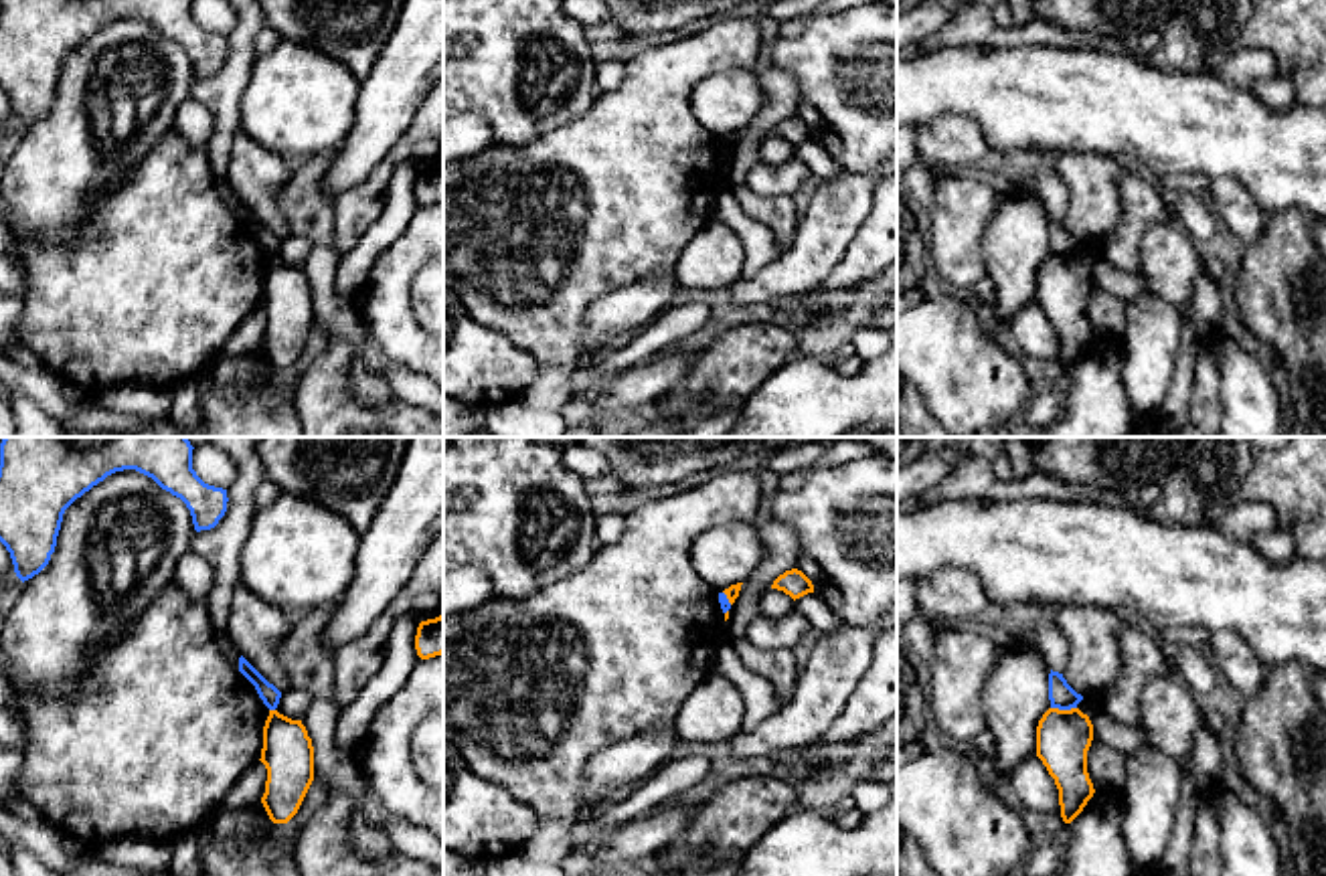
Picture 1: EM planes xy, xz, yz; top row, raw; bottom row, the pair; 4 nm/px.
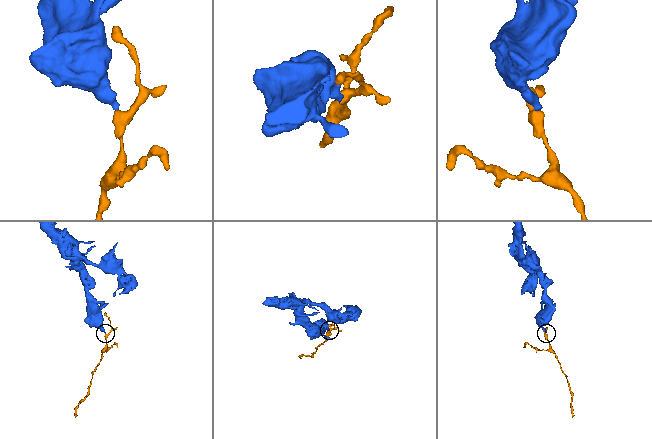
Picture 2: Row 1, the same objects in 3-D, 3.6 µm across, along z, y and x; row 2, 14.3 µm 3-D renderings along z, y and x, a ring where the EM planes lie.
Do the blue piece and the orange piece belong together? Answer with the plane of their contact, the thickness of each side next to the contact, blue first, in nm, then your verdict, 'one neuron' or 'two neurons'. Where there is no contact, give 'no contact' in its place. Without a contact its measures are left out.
meets blue in yz; 100 nm thick on the blue side, 220 nm on the other; two neurons

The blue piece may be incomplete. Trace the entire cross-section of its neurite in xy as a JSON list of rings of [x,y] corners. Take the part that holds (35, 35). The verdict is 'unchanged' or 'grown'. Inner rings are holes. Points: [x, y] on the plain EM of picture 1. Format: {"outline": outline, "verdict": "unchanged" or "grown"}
{"outline": [[[0,0],[0,89],[22,129],[49,111],[65,57],[107,22],[123,16],[136,16],[180,45],[196,79],[215,75],[227,59],[227,36],[196,22],[192,0]]], "verdict": "unchanged"}

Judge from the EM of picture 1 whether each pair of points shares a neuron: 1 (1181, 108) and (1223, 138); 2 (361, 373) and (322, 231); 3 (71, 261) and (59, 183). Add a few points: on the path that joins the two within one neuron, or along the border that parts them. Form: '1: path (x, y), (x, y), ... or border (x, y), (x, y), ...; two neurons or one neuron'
1: path (1191, 118), (1213, 128); one neuron
2: path (355, 338), (326, 304), (322, 266); one neuron
3: border (98, 205), (67, 241), (35, 241), (21, 233); two neurons

